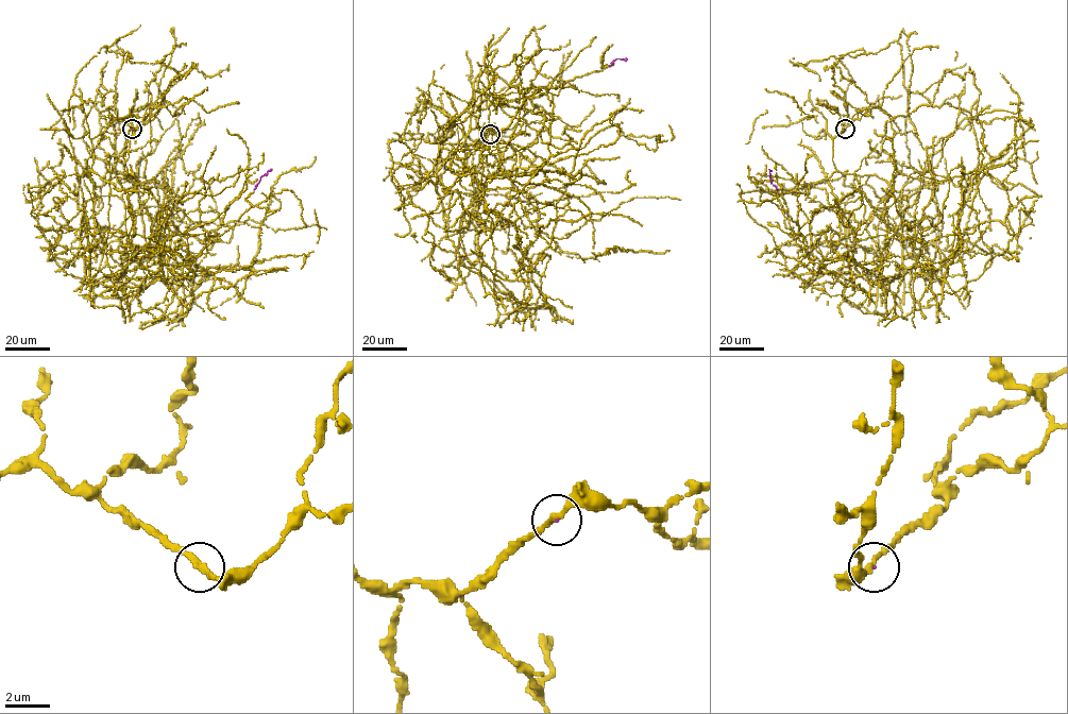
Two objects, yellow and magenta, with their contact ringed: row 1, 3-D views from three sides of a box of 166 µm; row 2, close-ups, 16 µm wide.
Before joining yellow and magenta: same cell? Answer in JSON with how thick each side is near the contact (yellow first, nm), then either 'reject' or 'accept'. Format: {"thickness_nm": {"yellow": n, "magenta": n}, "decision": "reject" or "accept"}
{"thickness_nm": {"yellow": 300, "magenta": 50}, "decision": "accept"}

